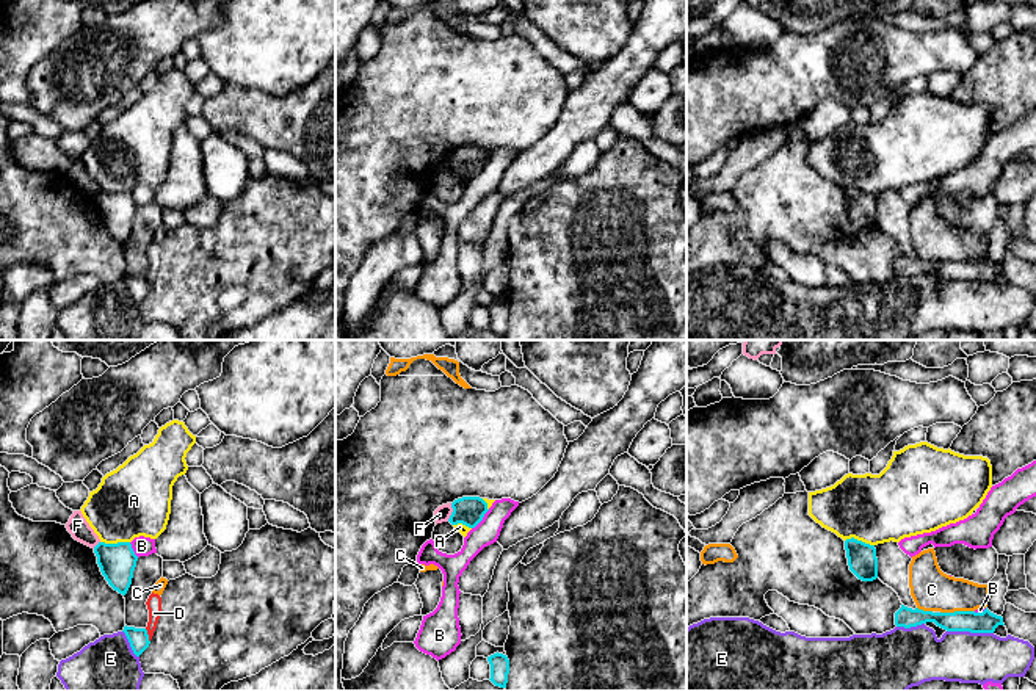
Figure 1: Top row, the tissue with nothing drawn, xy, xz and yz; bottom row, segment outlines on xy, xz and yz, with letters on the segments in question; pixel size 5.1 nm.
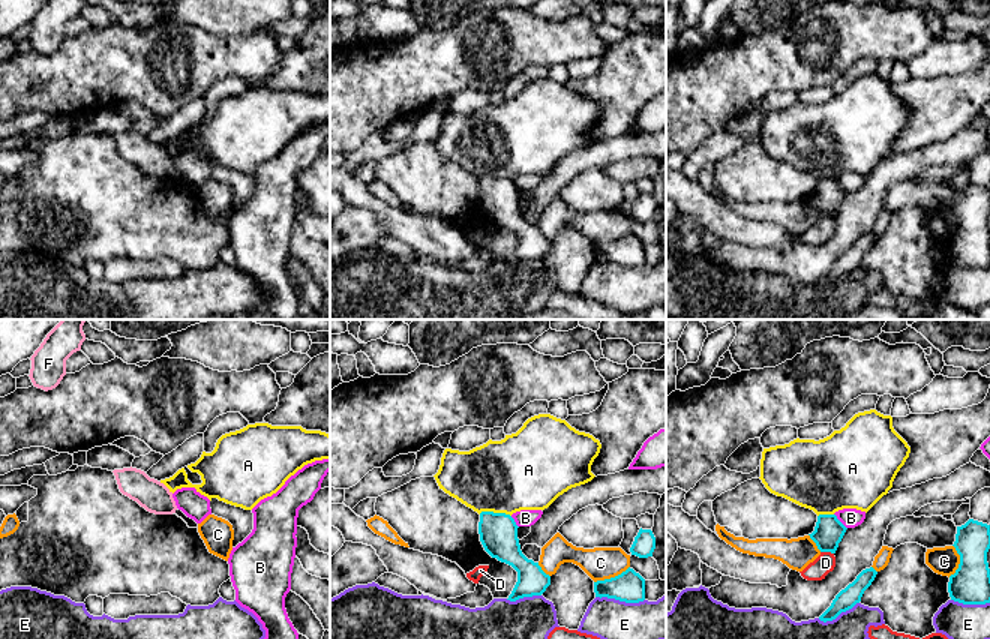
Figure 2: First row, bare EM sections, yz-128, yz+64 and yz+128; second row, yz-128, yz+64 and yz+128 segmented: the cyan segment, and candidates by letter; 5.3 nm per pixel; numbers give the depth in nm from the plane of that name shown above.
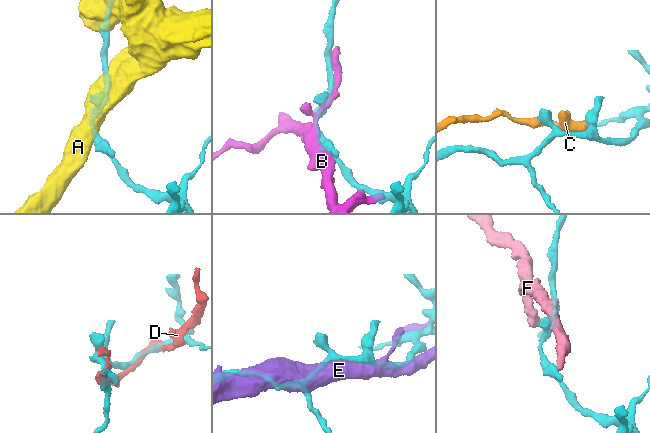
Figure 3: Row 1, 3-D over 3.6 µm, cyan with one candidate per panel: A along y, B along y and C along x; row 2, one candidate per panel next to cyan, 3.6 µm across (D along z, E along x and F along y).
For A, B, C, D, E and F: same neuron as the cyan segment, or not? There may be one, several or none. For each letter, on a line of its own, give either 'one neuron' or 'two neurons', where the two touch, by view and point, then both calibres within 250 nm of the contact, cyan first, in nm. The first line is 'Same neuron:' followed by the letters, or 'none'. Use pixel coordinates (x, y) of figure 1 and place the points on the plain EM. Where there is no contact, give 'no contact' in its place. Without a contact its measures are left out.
Same neuron: none
A: two neurons; meets cyan in xy at (115, 193); 190 nm thick on the cyan side, 380 nm on the other
B: two neurons; meets cyan in xz at (481, 168); 150 nm thick on the cyan side, 120 nm on the other
C: two neurons; meets cyan in yz at (956, 260); 110 nm thick on the cyan side, 220 nm on the other
D: two neurons; meets cyan in xy at (148, 284); 110 nm thick on the cyan side, 80 nm on the other
E: two neurons; meets cyan in yz at (970, 281); 110 nm thick on the cyan side, 260 nm on the other
F: two neurons; meets cyan in xz at (452, 162); 150 nm thick on the cyan side, 80 nm on the other

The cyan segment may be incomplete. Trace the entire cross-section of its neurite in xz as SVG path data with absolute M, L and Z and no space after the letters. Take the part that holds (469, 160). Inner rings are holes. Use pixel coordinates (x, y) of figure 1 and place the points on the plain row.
M462 146L451 152L453 161L448 168L451 174L462 172L475 177L489 160L487 152L480 146Z

